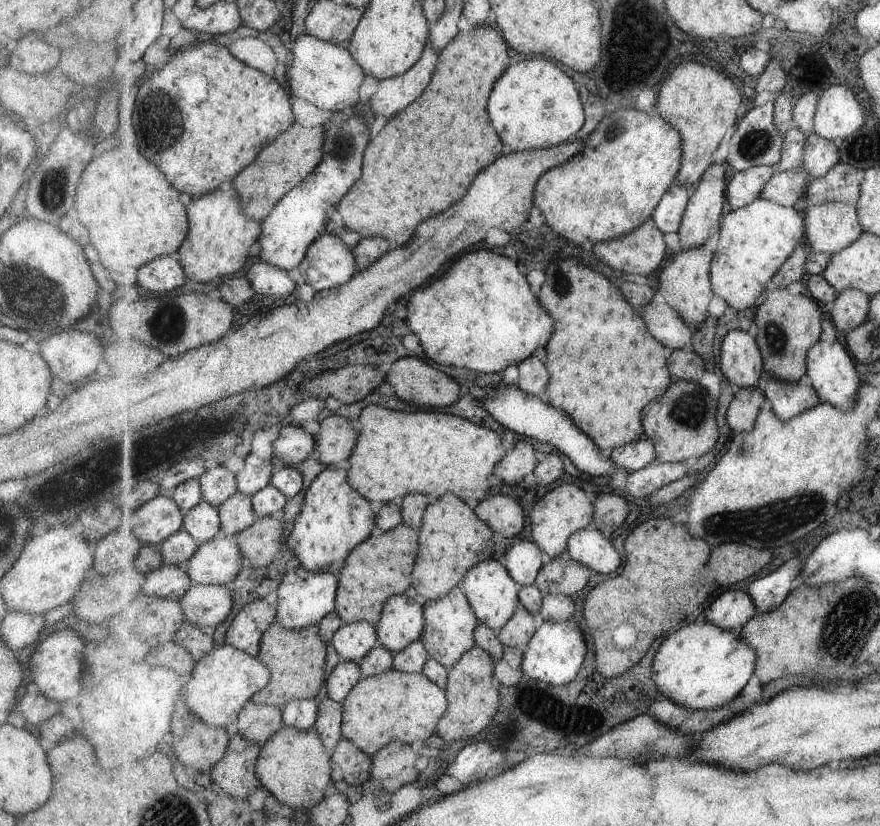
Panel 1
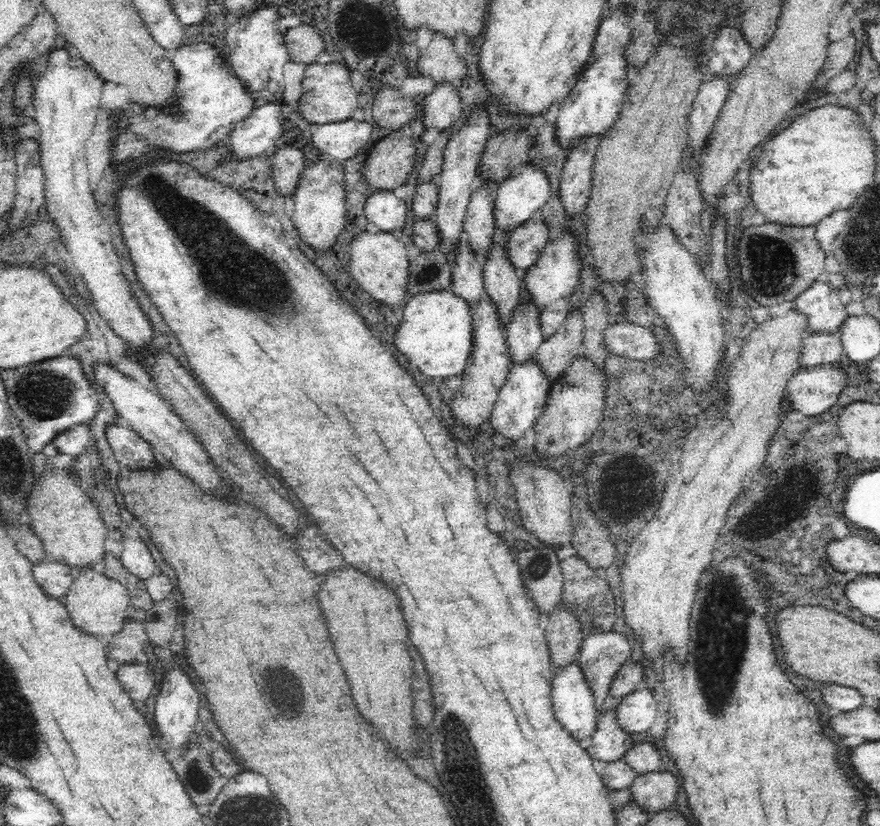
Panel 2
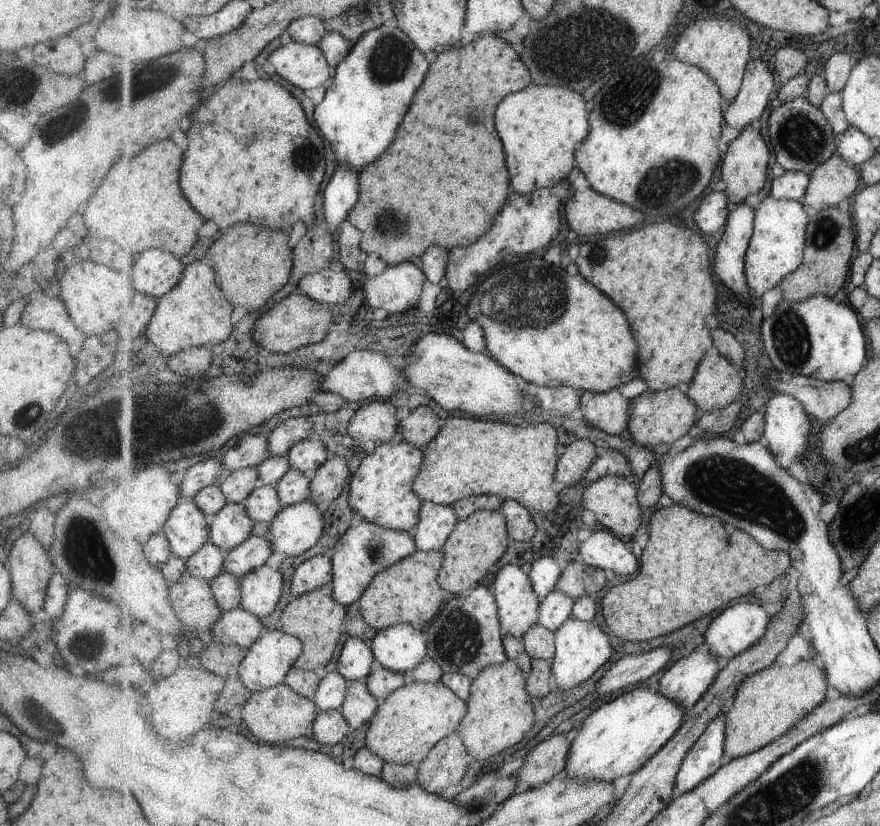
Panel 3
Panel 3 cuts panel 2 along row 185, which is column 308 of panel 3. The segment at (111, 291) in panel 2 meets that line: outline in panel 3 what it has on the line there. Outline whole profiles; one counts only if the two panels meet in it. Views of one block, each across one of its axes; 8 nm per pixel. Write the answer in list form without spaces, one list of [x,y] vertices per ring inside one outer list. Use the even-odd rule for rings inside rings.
[[[291,41],[287,45],[281,46],[269,56],[268,61],[274,66],[275,73],[284,78],[293,86],[301,88],[311,98],[315,105],[321,103],[326,94],[326,90],[332,84],[331,65],[326,59],[326,53],[315,45]]]

